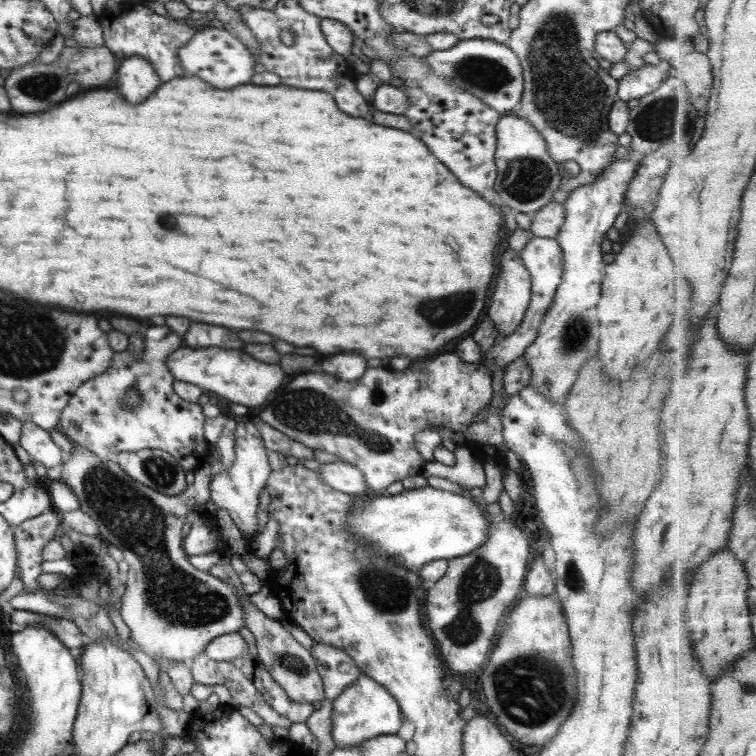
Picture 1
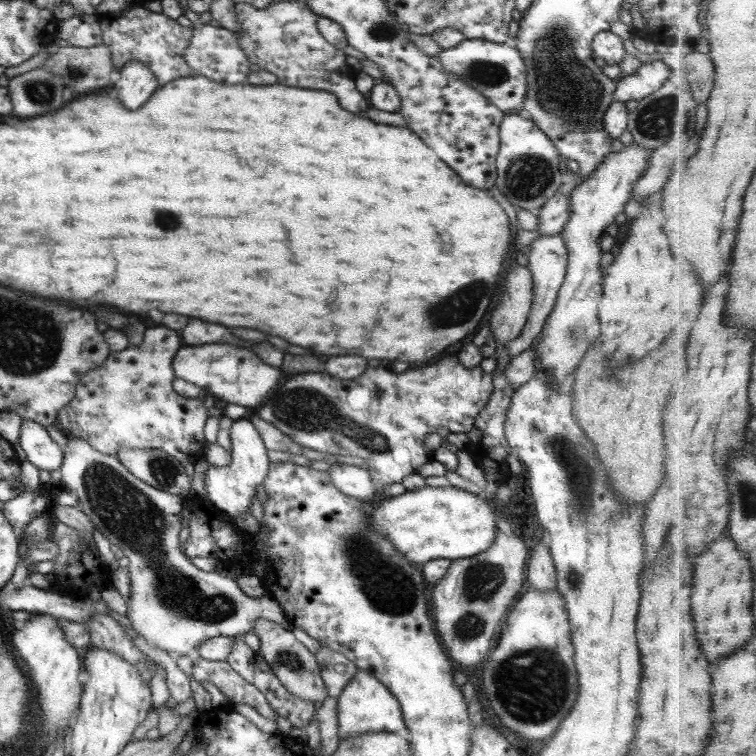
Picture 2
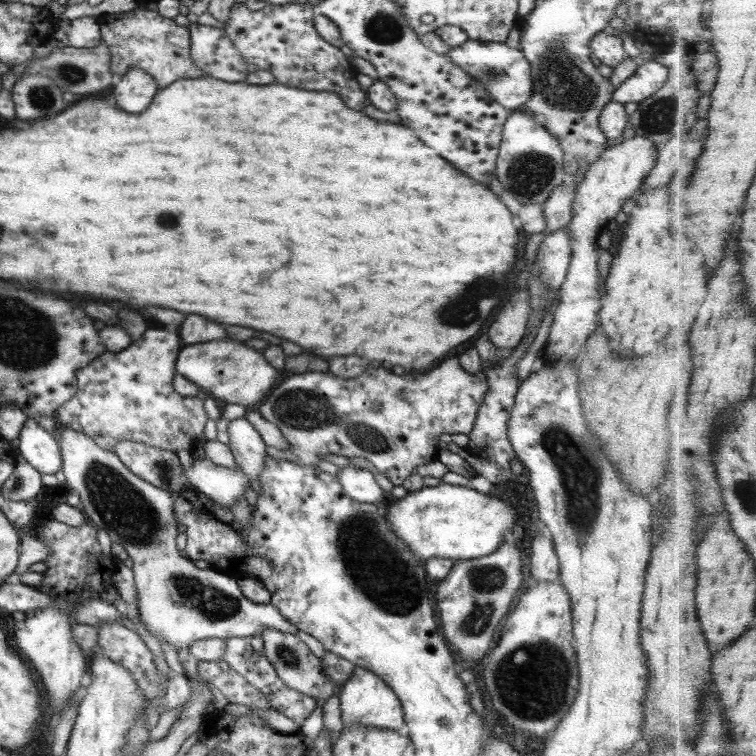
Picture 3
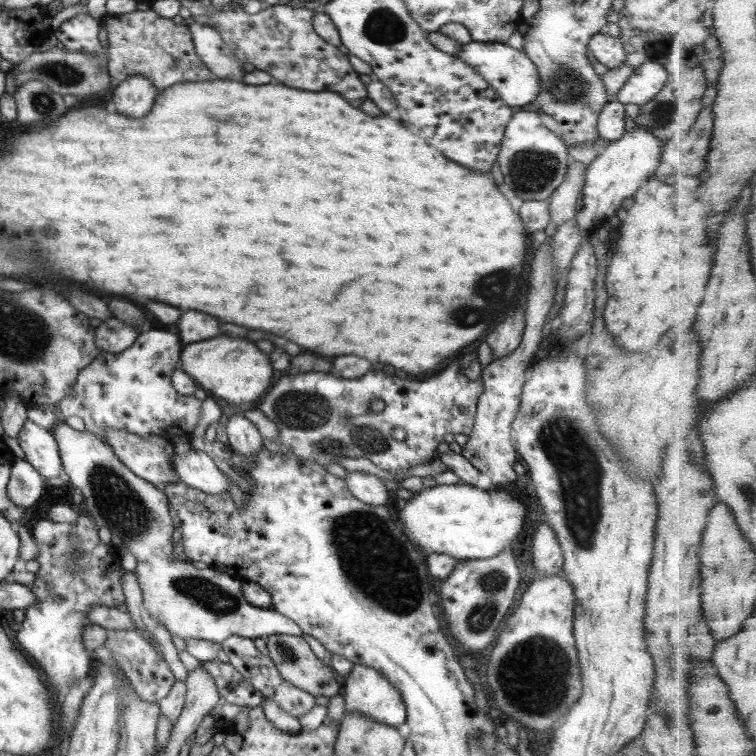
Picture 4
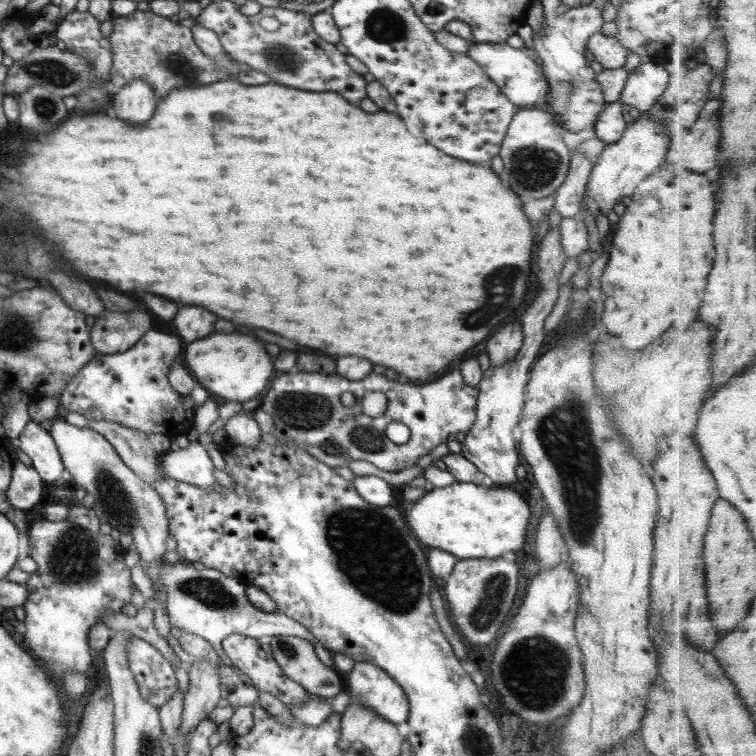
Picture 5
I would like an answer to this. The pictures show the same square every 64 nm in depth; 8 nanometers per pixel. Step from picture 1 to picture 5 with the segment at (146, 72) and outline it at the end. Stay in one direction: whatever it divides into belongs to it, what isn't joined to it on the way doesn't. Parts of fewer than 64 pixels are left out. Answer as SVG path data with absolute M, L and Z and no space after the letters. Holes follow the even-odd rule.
M134 80L122 86L122 90L112 96L111 104L118 118L128 120L132 124L140 124L154 114L154 108L158 104L156 98L150 84L142 80Z

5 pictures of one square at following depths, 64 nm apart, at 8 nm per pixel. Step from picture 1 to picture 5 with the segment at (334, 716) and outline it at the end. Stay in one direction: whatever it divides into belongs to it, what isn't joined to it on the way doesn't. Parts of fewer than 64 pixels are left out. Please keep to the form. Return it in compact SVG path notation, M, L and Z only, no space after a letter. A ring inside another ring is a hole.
M355 662L345 680L351 702L363 704L392 724L407 722L407 696L384 670L372 663Z

